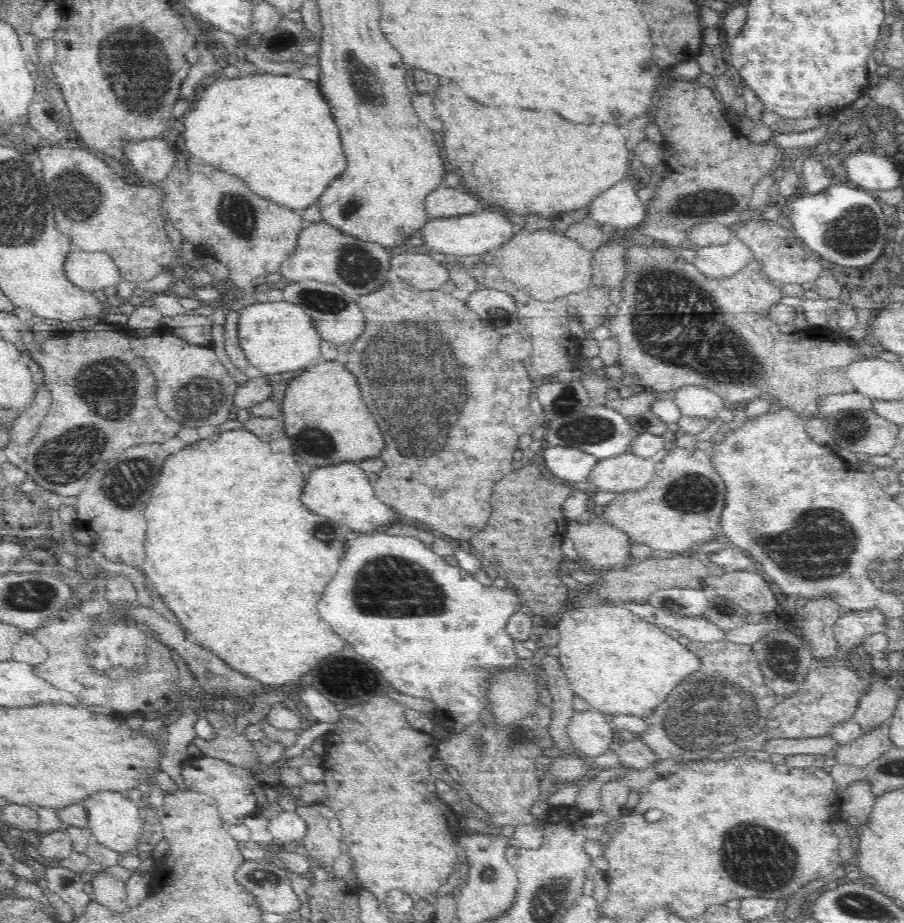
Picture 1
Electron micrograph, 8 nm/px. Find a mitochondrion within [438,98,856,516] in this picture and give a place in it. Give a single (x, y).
(659, 315)

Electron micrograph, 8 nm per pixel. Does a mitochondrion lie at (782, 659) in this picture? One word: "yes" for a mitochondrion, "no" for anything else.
yes

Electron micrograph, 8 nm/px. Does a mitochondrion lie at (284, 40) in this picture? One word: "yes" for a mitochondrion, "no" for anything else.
yes

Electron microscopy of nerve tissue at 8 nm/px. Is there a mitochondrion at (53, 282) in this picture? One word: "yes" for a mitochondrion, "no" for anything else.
no

